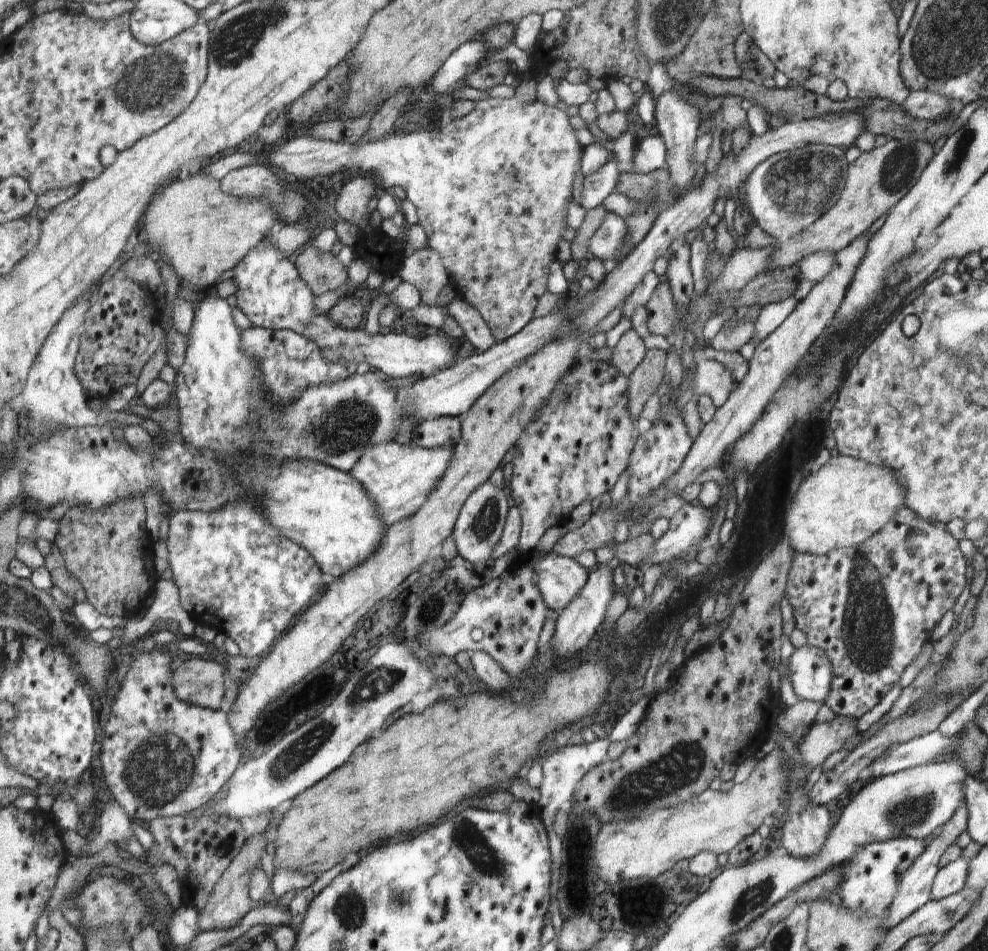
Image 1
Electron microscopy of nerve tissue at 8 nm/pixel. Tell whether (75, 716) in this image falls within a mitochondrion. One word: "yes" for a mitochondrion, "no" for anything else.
no

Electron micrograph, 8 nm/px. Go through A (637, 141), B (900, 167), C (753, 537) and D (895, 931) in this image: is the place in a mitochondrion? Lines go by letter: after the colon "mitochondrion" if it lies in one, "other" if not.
A: other
B: mitochondrion
C: mitochondrion
D: other

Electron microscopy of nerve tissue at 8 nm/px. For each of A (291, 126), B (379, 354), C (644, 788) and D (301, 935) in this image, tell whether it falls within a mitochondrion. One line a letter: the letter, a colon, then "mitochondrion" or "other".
A: other
B: other
C: mitochondrion
D: other

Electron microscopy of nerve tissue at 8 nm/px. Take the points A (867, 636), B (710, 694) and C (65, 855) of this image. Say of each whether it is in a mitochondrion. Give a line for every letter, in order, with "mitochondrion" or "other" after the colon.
A: mitochondrion
B: other
C: other

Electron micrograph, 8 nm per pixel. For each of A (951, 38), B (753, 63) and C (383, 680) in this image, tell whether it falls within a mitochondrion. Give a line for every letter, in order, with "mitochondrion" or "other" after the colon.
A: mitochondrion
B: other
C: mitochondrion

